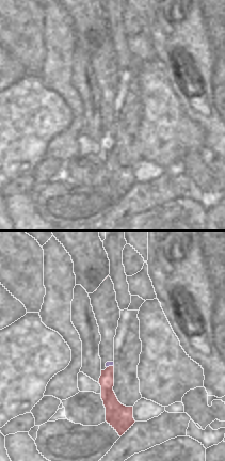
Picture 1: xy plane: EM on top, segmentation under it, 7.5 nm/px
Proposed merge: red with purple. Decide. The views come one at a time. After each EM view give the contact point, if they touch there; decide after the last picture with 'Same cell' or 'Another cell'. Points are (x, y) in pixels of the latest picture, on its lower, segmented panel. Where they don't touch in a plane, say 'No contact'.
Touches red at (110, 366).

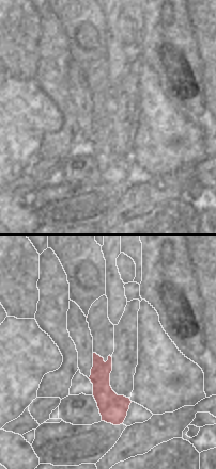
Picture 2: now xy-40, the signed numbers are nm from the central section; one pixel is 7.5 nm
No contact.

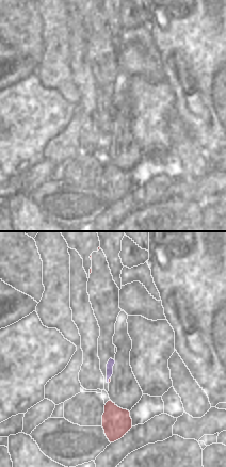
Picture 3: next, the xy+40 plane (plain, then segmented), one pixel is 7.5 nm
Touches red at (109, 380).

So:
Another cell.

